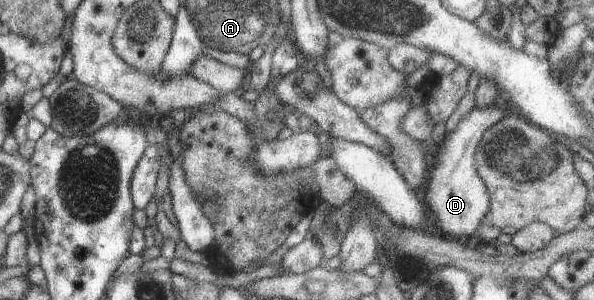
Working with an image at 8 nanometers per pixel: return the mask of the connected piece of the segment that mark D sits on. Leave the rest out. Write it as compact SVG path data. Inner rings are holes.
M503 104L485 108L474 107L457 123L453 132L446 134L438 146L435 154L437 162L433 163L433 170L429 171L429 185L426 187L424 203L430 215L435 215L435 225L441 228L443 237L453 239L455 236L452 235L470 236L478 228L486 212L490 211L490 198L477 174L474 156L485 129L500 121L507 113L508 109L503 107Z

